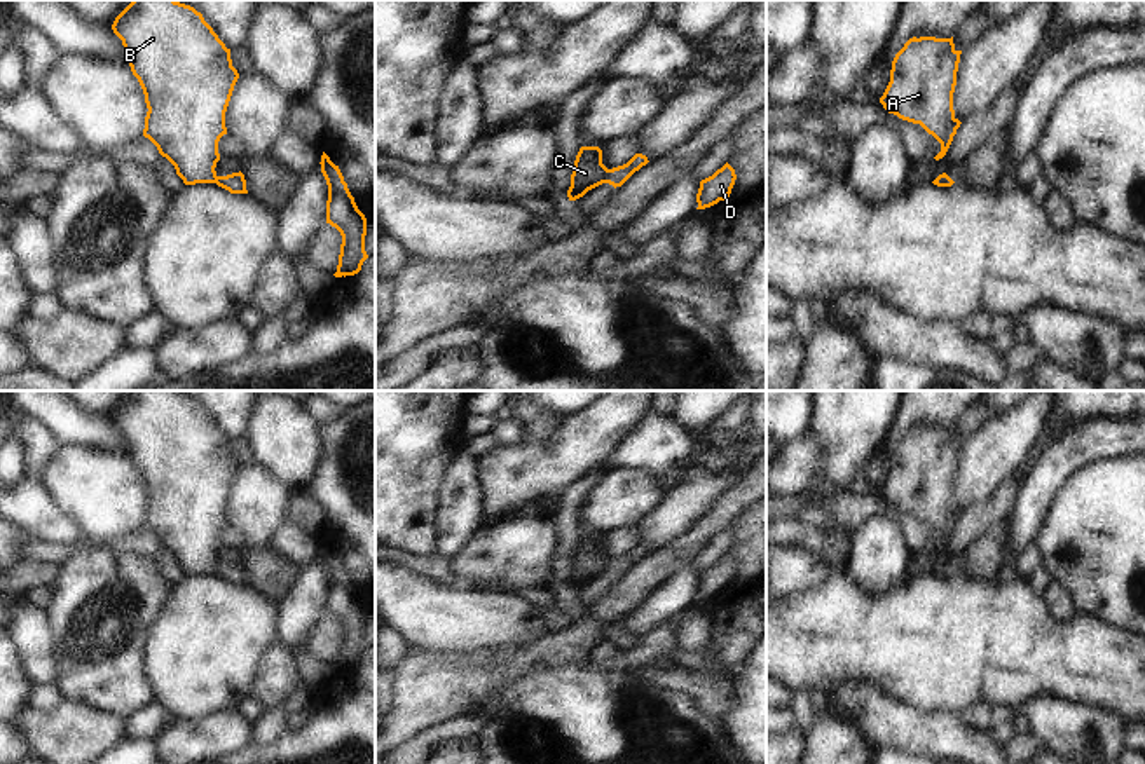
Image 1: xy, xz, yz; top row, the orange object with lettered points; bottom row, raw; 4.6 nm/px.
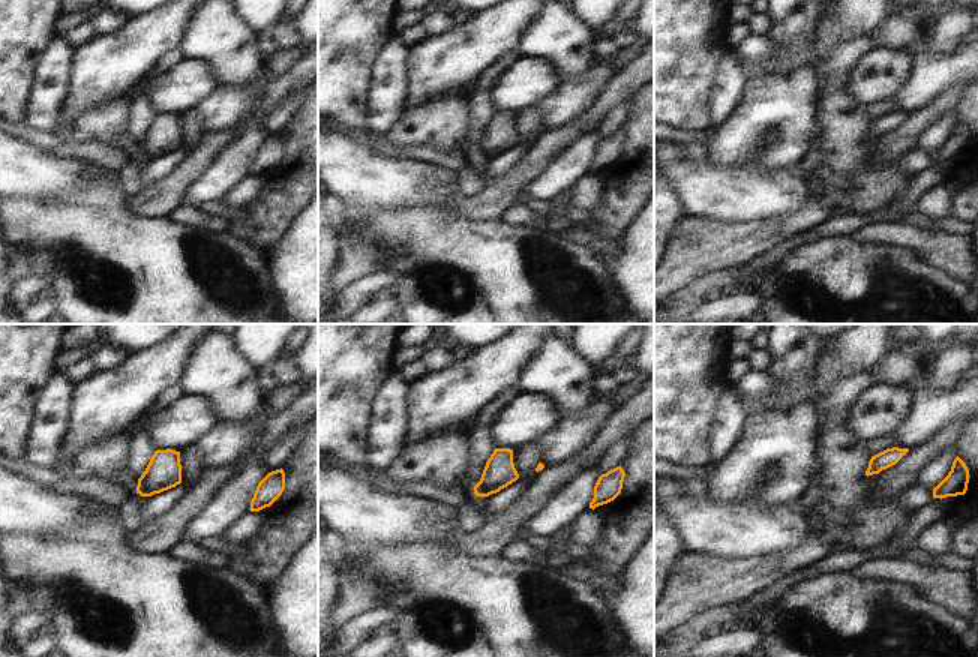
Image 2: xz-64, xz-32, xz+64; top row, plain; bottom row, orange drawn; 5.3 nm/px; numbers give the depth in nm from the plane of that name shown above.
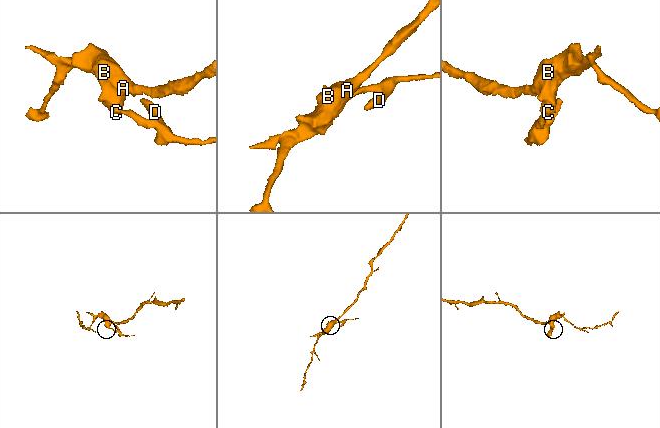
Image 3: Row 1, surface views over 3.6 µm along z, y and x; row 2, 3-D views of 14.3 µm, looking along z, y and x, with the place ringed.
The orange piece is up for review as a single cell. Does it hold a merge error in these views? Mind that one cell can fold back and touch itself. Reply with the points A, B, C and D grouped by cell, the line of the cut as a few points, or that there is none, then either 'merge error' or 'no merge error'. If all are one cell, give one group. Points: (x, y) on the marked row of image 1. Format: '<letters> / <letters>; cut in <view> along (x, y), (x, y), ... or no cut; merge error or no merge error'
A B C / D; cut in xz along (610, 170), (603, 182); merge error

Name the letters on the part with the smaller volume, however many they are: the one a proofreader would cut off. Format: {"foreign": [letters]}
{"foreign": ["D"]}

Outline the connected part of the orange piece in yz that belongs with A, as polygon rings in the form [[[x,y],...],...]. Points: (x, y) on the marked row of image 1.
[[[913,37],[895,54],[890,70],[890,82],[880,98],[888,113],[902,120],[920,124],[929,134],[941,143],[941,152],[934,157],[943,159],[960,127],[953,110],[953,92],[962,51],[955,49],[951,38]]]

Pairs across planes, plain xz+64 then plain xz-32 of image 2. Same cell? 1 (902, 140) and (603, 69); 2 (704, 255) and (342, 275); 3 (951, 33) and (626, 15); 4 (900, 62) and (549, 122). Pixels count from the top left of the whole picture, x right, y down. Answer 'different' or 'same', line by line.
1: different
2: same
3: same
4: different

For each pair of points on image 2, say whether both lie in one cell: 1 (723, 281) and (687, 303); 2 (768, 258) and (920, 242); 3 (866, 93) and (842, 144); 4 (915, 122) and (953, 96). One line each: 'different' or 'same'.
1: same
2: different
3: different
4: same

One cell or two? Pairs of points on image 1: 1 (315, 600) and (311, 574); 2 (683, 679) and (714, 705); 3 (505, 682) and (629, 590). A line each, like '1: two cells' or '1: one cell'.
1: one cell
2: one cell
3: two cells

